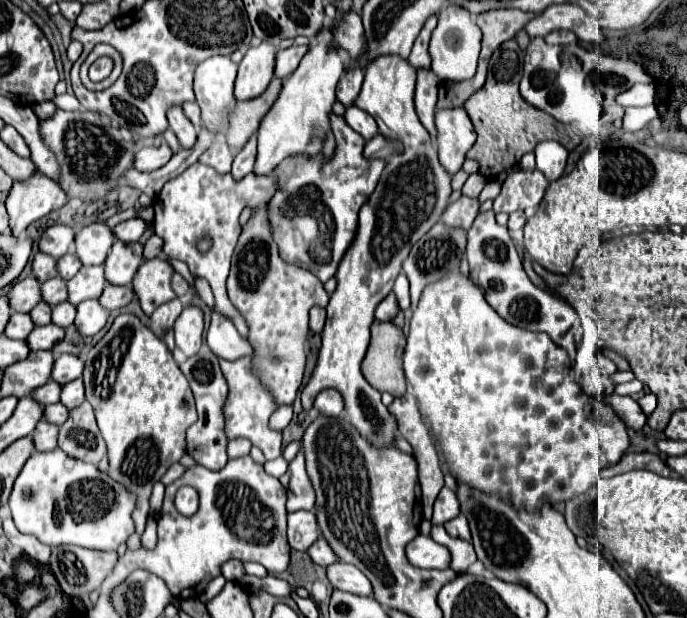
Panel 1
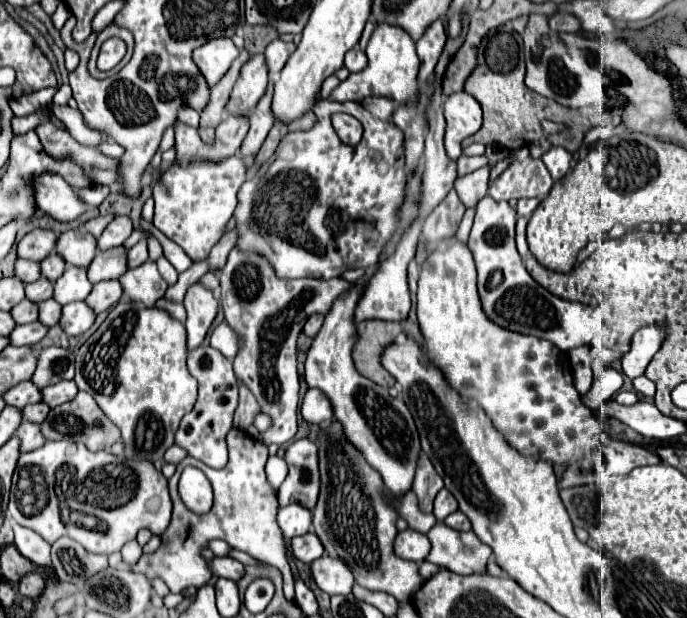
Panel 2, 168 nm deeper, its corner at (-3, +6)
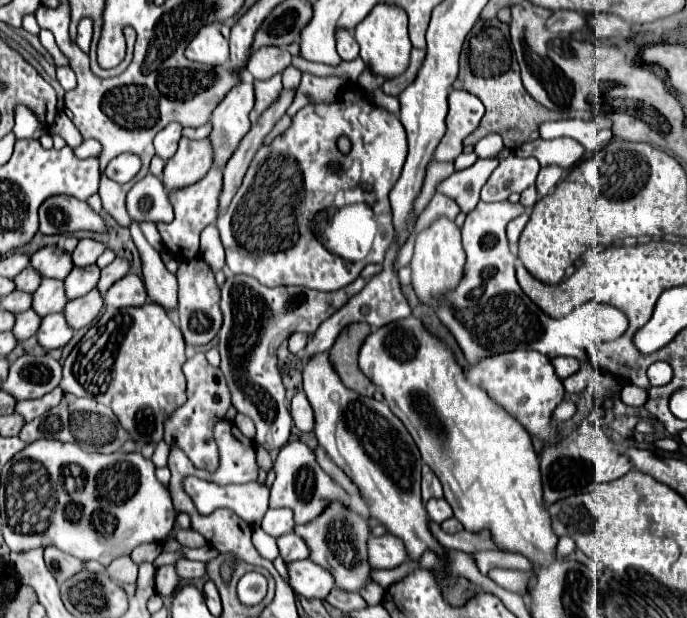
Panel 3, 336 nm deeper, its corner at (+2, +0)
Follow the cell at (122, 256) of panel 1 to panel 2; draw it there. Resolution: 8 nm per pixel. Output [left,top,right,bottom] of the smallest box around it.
[86,248,126,284]

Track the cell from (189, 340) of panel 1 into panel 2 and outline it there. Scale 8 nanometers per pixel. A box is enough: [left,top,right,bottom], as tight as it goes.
[184,282,218,348]

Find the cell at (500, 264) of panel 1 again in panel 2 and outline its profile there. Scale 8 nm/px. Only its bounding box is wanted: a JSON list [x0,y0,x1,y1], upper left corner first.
[468,196,602,350]

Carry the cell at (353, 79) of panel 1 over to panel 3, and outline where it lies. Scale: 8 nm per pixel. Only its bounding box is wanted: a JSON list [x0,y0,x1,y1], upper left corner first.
[337,30,359,62]

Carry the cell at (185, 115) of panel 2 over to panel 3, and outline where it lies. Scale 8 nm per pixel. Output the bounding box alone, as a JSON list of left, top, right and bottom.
[155,122,183,160]

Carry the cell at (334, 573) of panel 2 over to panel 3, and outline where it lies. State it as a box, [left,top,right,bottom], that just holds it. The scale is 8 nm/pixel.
[287,560,335,600]

